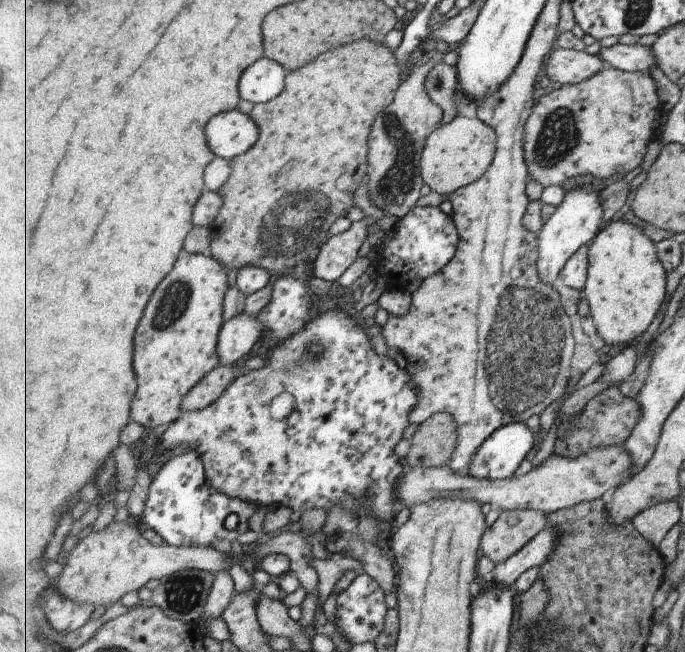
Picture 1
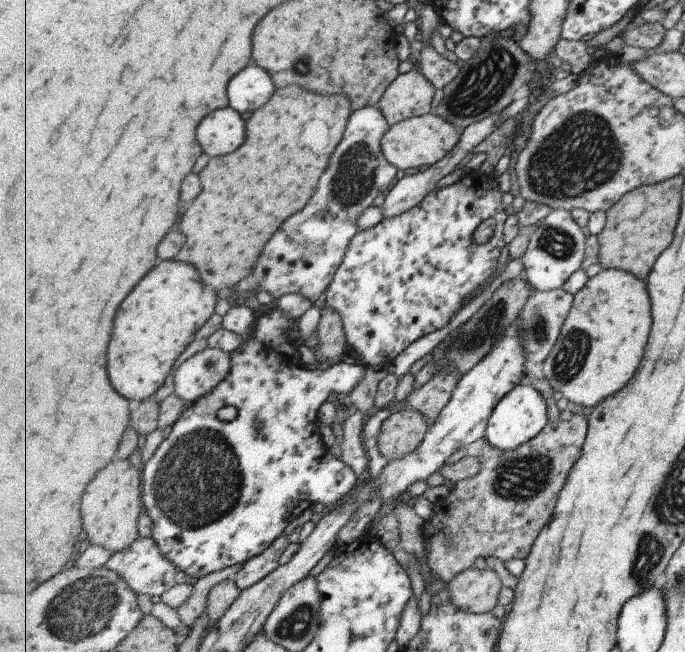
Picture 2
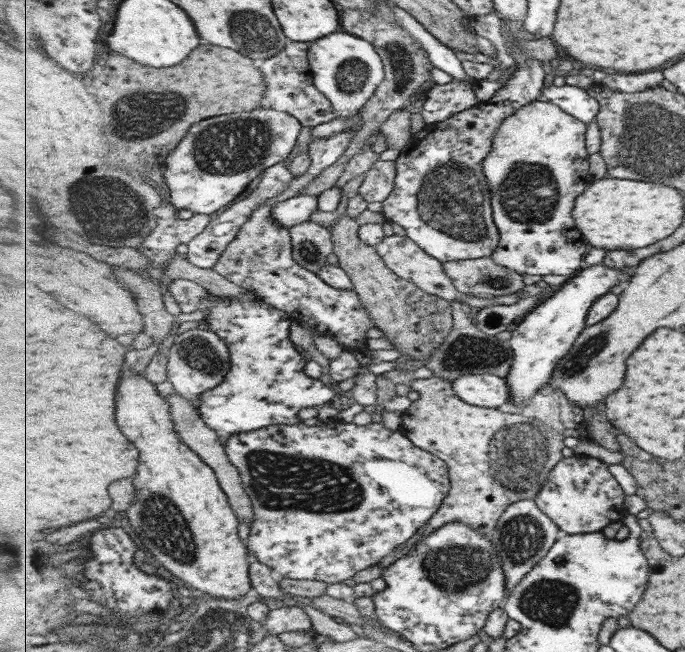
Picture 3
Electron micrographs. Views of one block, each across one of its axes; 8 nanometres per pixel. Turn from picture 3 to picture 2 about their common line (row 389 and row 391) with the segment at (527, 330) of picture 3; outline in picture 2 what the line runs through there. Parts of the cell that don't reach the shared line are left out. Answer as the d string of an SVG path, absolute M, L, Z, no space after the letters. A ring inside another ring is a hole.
M525 382L521 386L514 388L501 402L495 407L494 414L491 416L485 440L499 448L499 450L510 451L522 446L523 443L534 439L549 423L549 404L547 404L547 392L542 392L531 382Z

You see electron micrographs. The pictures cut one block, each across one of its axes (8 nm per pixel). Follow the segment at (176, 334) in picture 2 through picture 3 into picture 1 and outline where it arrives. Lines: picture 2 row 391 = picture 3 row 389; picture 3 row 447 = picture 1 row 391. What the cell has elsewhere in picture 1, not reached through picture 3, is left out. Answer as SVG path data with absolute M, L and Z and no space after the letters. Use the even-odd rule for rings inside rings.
M185 254L177 260L173 272L159 284L159 292L151 298L147 306L147 316L139 324L135 336L135 372L139 380L139 392L131 402L131 416L137 424L155 430L159 426L170 425L183 415L183 398L216 368L221 367L219 358L219 335L223 320L225 297L231 290L227 285L227 268L211 254Z

